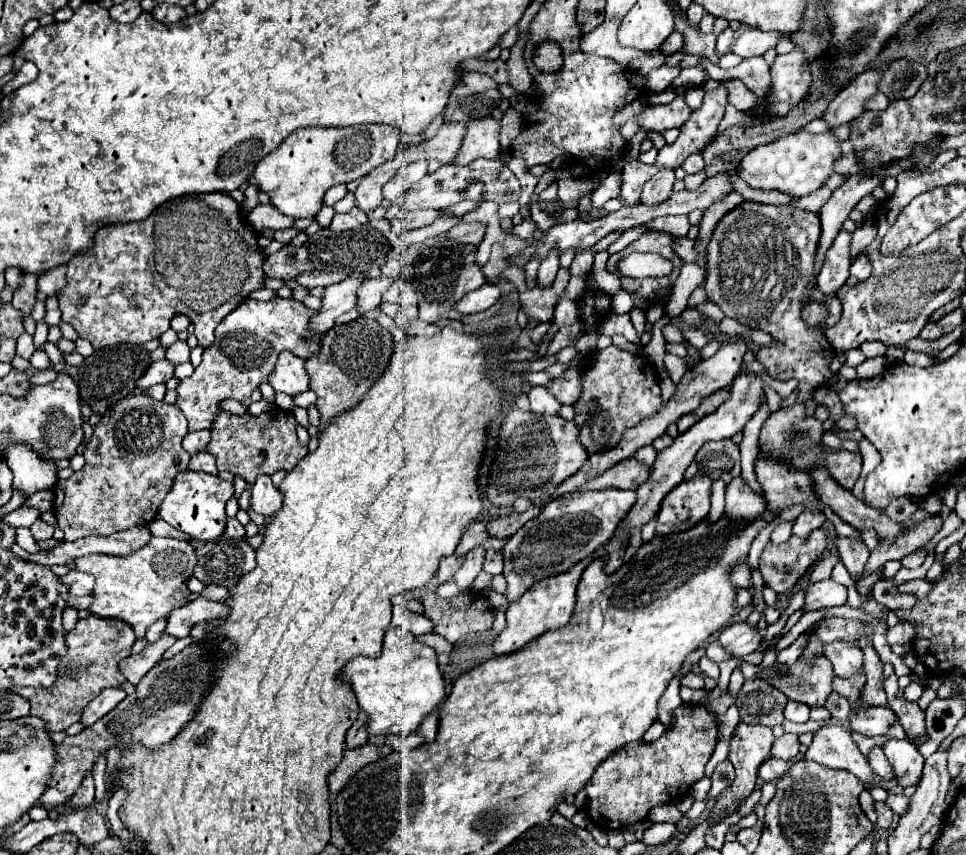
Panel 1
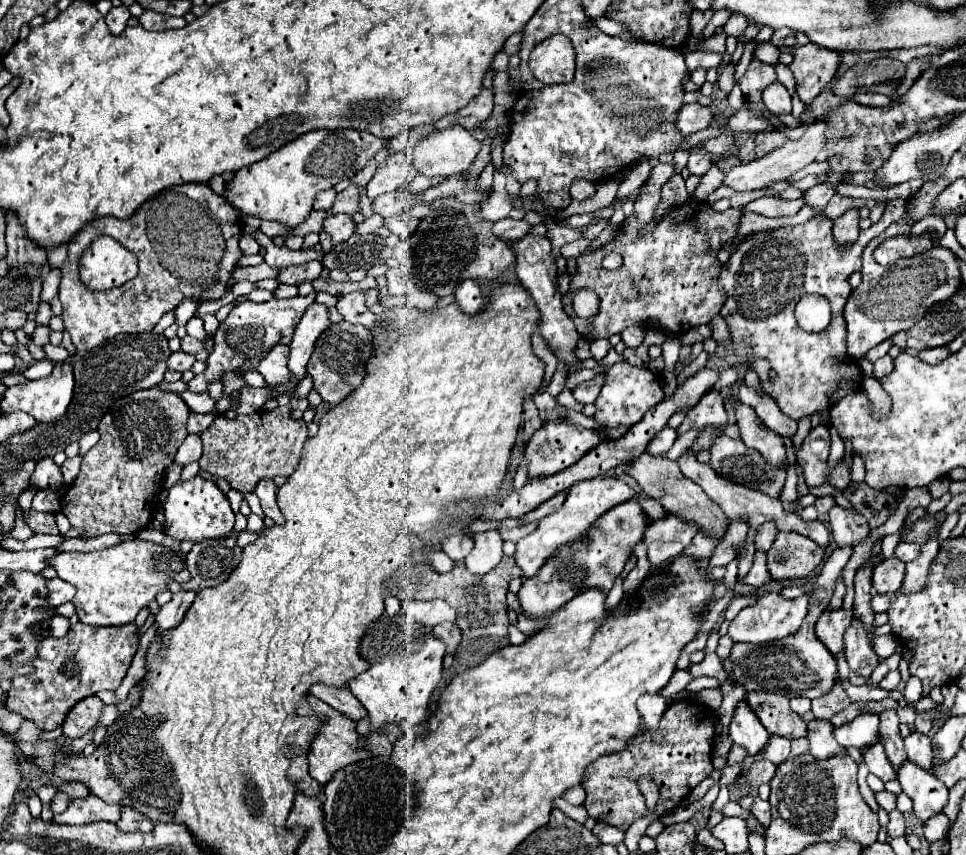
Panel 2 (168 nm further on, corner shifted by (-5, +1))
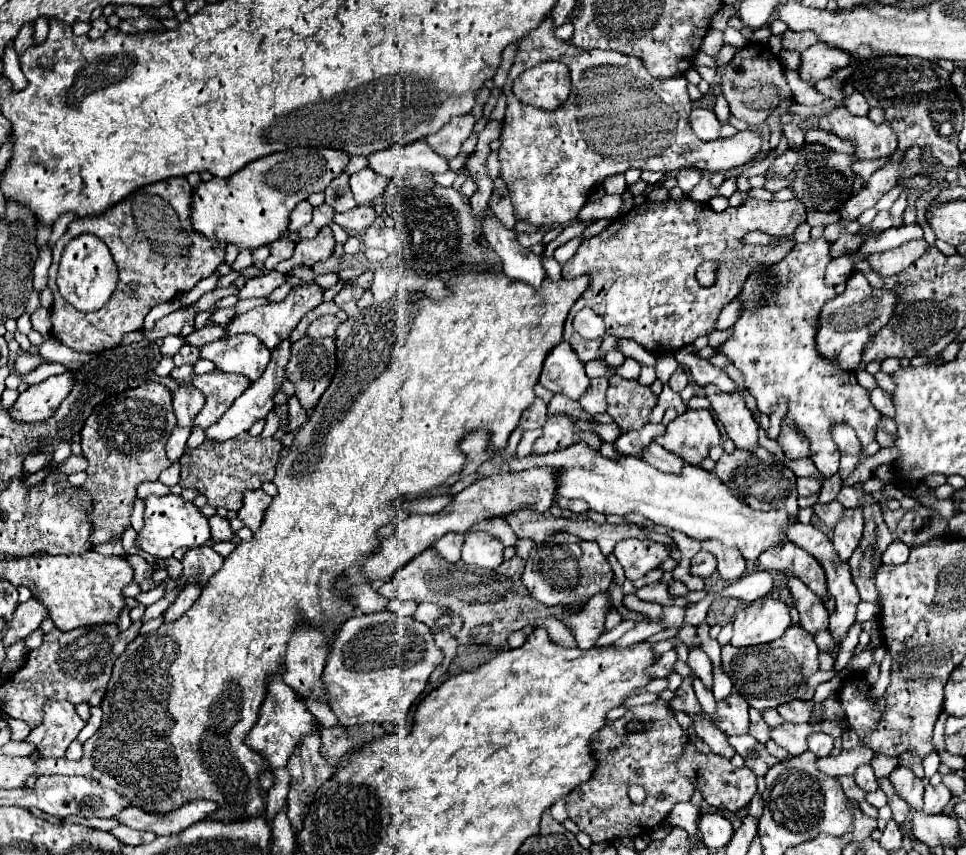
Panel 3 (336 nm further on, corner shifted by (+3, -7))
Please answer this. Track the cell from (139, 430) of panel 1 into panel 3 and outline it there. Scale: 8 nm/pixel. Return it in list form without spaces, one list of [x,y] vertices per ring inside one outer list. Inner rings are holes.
[[[145,382],[105,398],[105,402],[101,402],[87,418],[79,436],[83,456],[89,460],[89,476],[83,490],[93,496],[93,544],[121,538],[123,528],[129,526],[137,484],[159,478],[159,474],[171,466],[165,454],[165,442],[175,424],[171,390],[155,382]]]

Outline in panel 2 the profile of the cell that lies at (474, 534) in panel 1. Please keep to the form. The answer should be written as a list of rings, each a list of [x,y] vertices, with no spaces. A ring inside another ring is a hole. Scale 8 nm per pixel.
[[[507,518],[497,523],[503,540],[518,543],[519,540],[530,534],[537,527],[537,522],[520,523],[517,519]]]

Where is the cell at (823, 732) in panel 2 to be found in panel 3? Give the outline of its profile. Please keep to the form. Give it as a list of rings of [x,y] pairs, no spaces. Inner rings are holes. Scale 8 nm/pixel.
[[[824,721],[817,726],[811,724],[781,724],[771,730],[771,740],[775,740],[781,748],[785,748],[791,756],[807,752],[807,736],[811,732],[825,732],[835,737],[837,735],[837,722]]]

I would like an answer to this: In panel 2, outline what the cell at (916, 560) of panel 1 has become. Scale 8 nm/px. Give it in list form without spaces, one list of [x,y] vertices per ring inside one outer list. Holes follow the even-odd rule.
[[[901,542],[897,548],[895,548],[895,556],[903,562],[913,562],[915,558],[919,558],[921,550],[917,544],[909,544],[909,542]]]

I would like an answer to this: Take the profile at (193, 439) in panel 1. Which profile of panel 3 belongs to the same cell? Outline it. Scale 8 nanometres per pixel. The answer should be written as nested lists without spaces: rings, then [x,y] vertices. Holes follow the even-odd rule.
[[[179,384],[173,392],[173,412],[179,426],[193,426],[195,414],[203,408],[203,394],[191,384]]]

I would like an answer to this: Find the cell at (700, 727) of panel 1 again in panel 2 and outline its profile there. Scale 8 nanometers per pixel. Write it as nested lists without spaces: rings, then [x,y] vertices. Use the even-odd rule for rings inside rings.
[[[689,700],[673,702],[657,730],[641,729],[623,752],[607,754],[591,762],[585,770],[583,788],[587,792],[585,808],[591,818],[597,822],[605,822],[627,830],[637,818],[649,814],[645,806],[645,798],[639,790],[637,780],[641,776],[653,778],[659,786],[659,800],[657,812],[665,814],[681,804],[681,800],[705,778],[713,774],[711,752],[713,752],[713,738],[715,738],[715,714],[703,706],[697,706]]]

